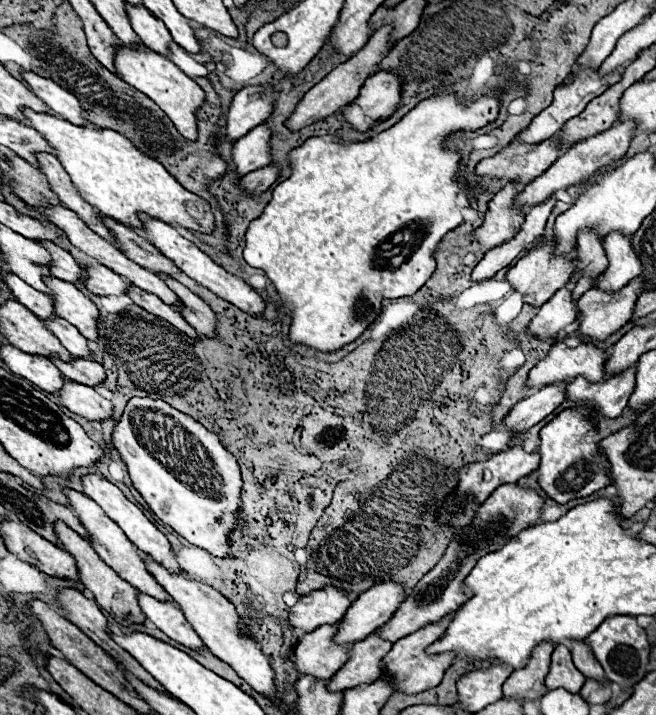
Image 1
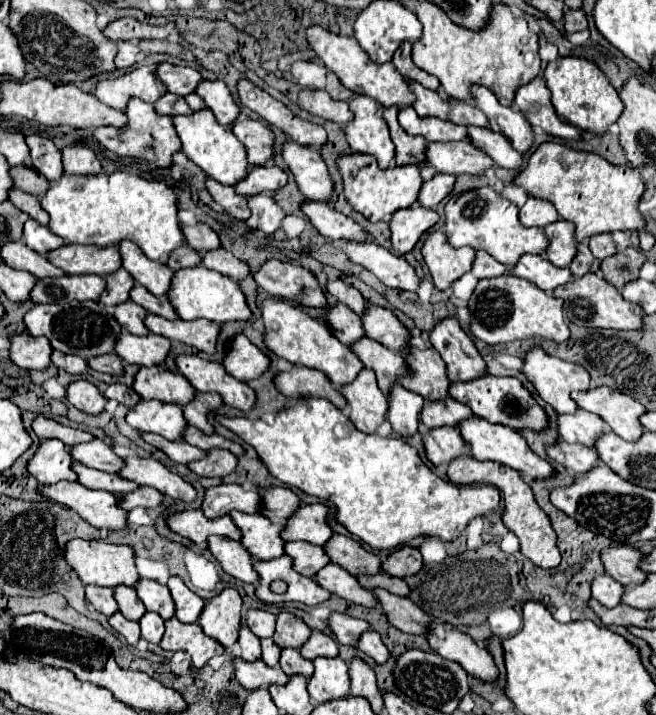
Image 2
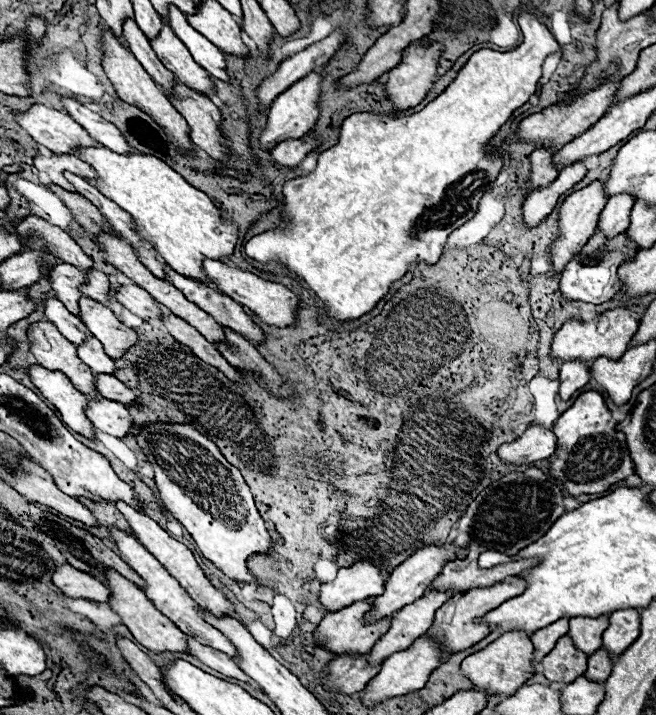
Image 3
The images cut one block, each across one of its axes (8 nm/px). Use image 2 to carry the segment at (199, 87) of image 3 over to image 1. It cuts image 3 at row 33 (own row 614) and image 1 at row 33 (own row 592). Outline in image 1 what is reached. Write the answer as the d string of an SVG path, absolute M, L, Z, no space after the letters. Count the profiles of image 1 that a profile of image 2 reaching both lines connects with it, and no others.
M128 4L128 16L130 16L130 24L134 28L134 32L138 34L138 38L142 40L144 46L150 46L150 50L168 56L172 42L170 32L166 30L164 22L158 22L158 18L154 18L154 14L150 14L150 10L146 8L136 8Z

